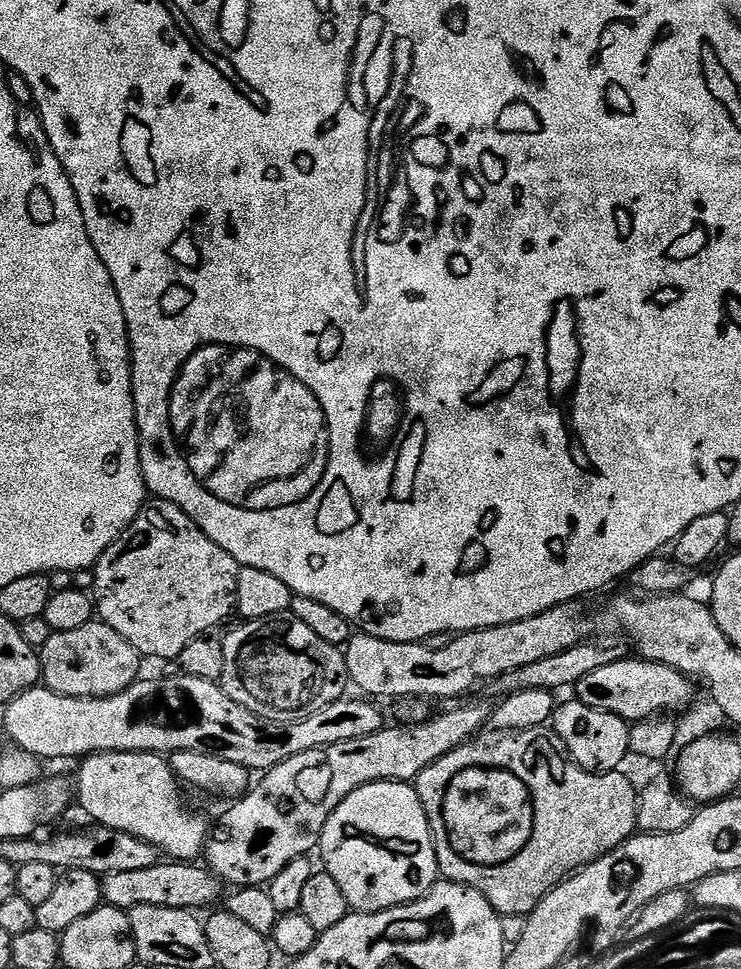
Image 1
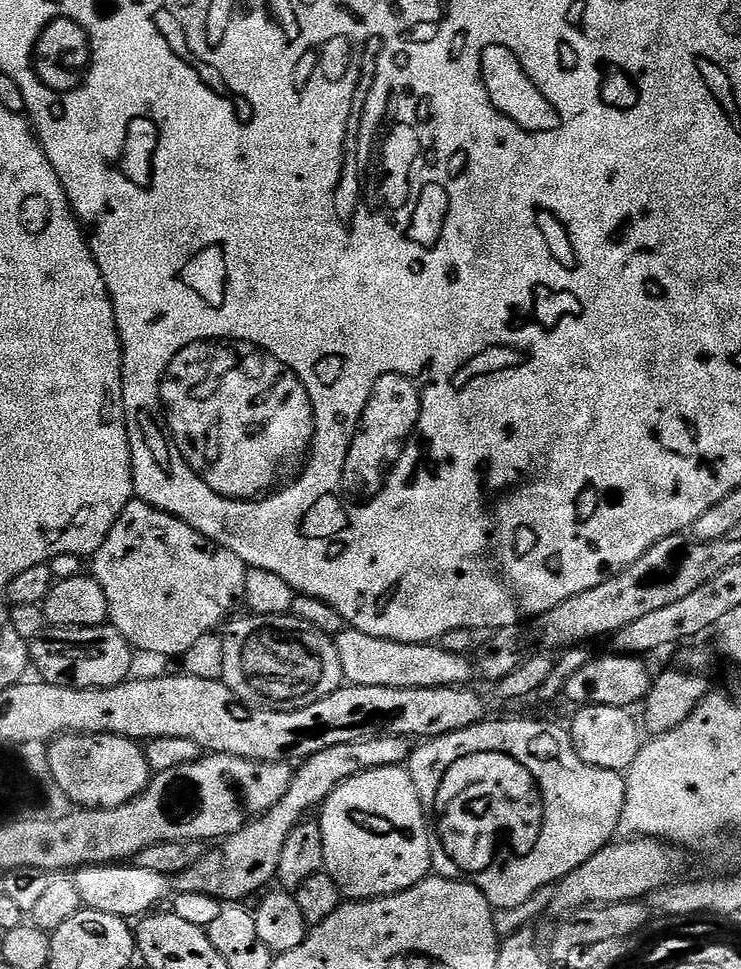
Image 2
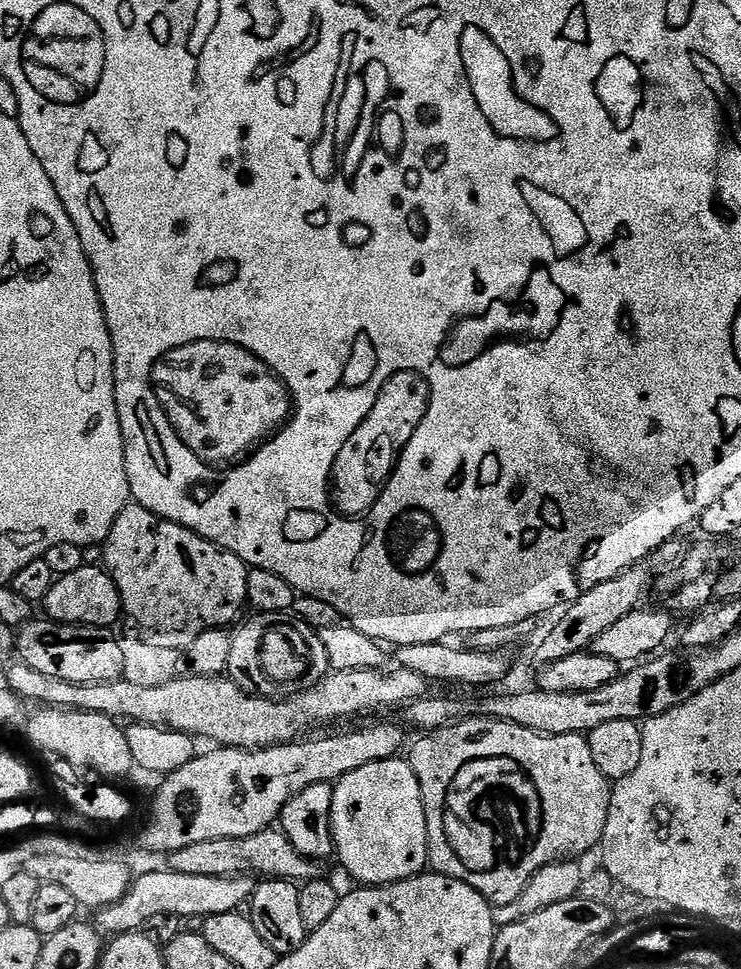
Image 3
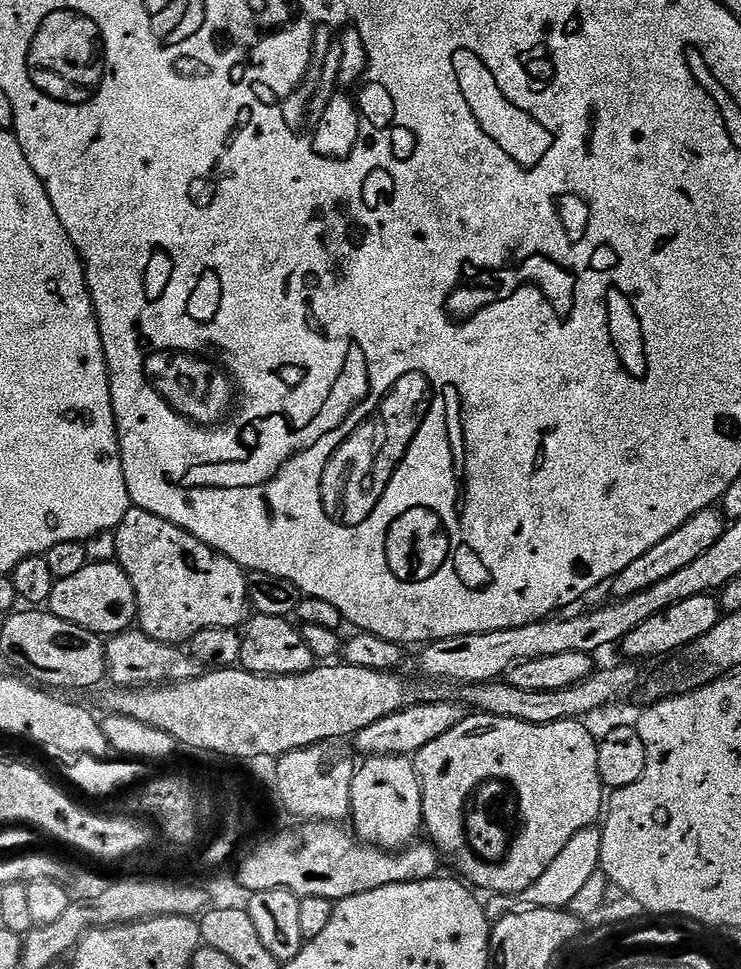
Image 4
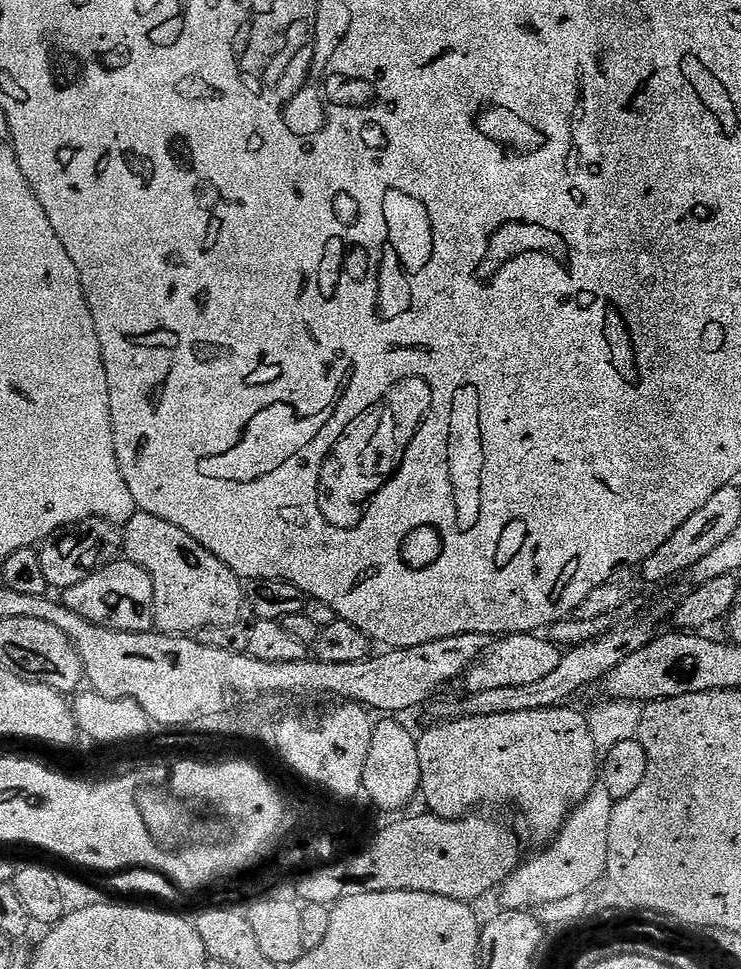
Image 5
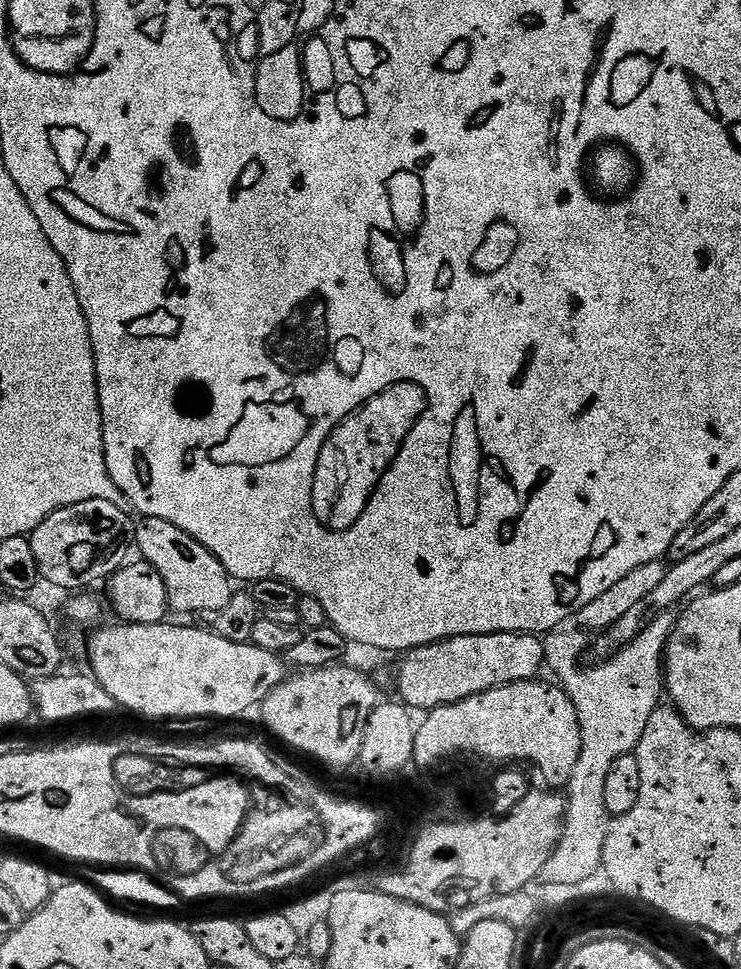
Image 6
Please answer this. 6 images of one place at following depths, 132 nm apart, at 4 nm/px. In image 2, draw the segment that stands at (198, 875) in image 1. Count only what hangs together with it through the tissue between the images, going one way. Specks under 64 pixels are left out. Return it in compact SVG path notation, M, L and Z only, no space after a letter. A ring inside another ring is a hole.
M132 862L114 864L86 864L71 873L70 879L83 907L98 910L102 914L114 914L125 918L143 917L151 913L152 908L164 896L164 887L169 887L169 877L142 870Z

